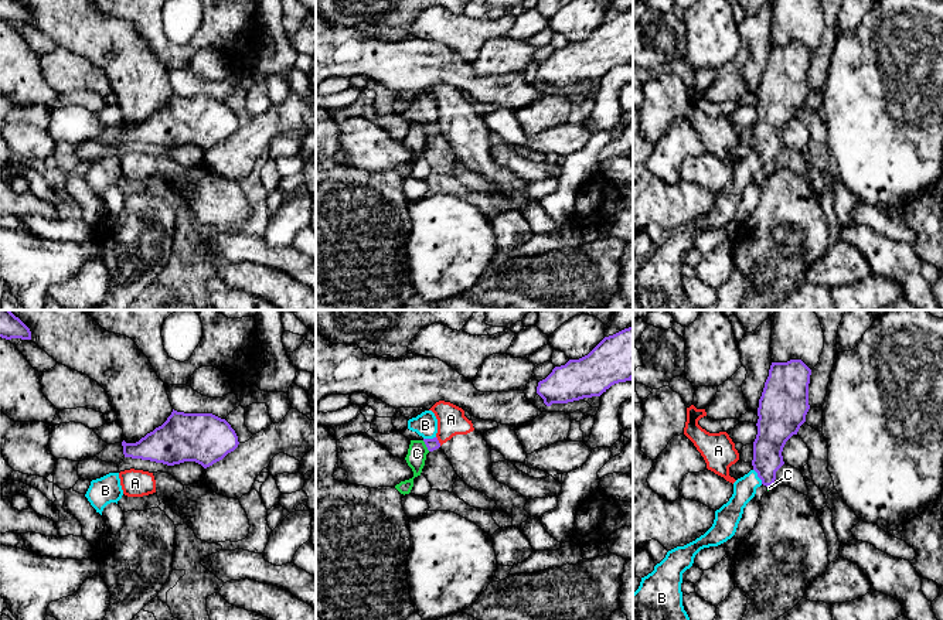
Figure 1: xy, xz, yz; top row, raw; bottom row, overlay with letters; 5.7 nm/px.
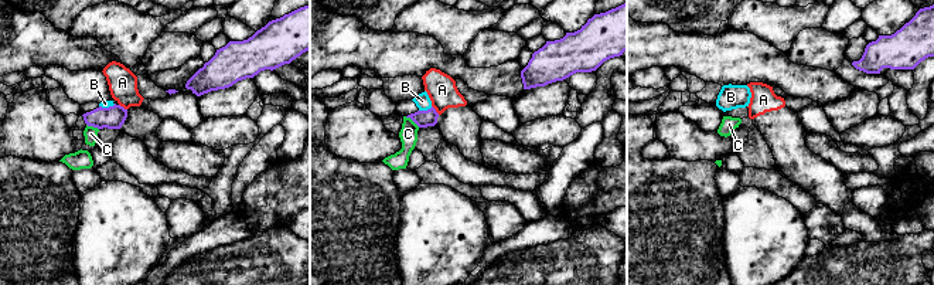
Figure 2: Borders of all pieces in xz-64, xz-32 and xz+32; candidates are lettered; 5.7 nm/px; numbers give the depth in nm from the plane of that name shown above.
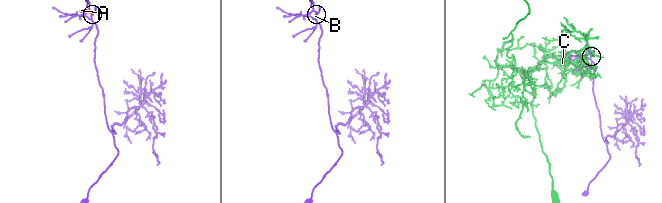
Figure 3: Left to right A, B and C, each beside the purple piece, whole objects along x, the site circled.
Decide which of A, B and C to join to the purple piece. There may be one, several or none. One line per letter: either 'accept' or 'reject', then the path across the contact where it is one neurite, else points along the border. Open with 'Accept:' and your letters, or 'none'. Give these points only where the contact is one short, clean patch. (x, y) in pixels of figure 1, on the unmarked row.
Accept: B
A: reject | along xz (436, 119), (441, 128)
B: accept | across yz (772, 118), (765, 152), (758, 159), (745, 170)
C: reject | along xz (422, 123), (429, 133)

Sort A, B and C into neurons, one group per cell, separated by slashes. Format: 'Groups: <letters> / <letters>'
Groups: A / B / C

